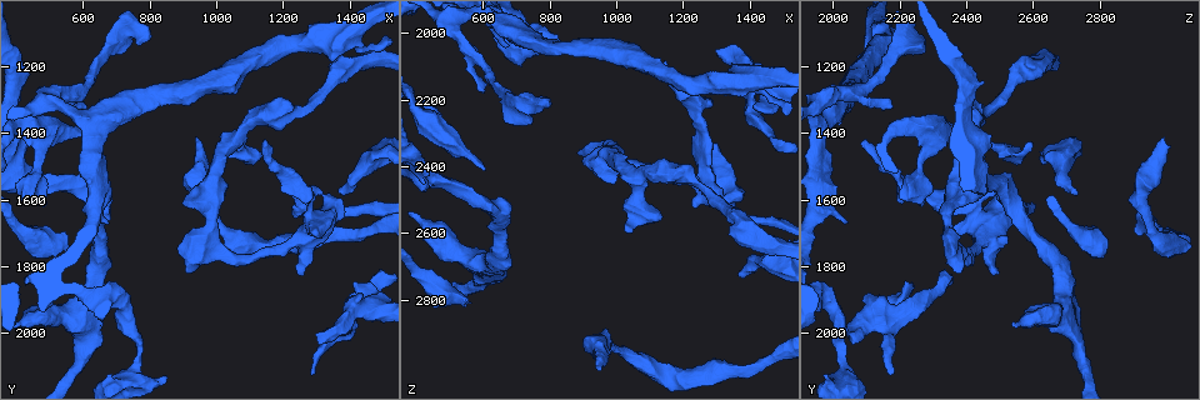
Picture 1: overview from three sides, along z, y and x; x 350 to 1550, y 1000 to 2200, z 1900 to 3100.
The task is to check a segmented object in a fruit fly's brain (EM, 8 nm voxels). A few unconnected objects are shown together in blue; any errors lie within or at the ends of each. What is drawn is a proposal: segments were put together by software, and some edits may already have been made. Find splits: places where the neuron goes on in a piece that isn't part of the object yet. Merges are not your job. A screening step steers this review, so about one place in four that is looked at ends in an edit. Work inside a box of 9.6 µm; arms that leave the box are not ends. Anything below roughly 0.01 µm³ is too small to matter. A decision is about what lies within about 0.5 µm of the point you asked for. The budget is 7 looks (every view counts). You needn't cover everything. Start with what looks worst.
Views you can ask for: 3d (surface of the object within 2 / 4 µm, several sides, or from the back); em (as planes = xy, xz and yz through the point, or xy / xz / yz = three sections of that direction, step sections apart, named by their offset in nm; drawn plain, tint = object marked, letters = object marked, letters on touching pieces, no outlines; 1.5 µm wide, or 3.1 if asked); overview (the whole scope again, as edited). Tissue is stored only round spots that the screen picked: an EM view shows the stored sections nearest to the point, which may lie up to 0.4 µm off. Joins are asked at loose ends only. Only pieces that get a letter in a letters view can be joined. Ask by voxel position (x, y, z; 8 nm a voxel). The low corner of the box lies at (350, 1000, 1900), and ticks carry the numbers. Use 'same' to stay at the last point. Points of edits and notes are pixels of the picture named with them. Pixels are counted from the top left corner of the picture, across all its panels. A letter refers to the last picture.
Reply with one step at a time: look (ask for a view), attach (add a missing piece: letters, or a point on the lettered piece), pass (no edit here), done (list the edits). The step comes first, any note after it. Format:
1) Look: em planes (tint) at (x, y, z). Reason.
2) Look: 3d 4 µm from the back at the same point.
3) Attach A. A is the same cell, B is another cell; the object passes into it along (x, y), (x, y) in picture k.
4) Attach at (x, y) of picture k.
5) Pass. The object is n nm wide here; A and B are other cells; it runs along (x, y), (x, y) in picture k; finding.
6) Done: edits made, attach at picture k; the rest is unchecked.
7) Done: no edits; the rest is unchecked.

Look: 3d 2 µm at (550, 1750, 2810).

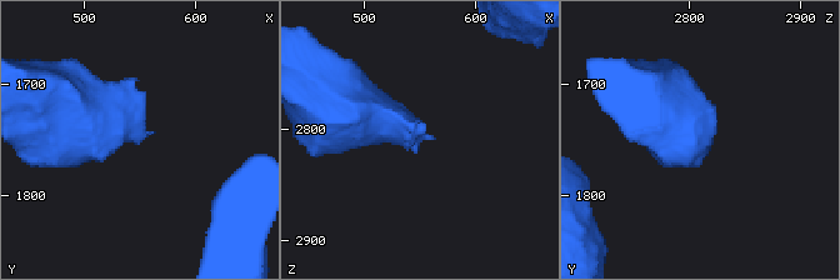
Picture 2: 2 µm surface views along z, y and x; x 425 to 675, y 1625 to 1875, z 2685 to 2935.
Look: em yz step 8 (letters) at (550, 1752, 2810).

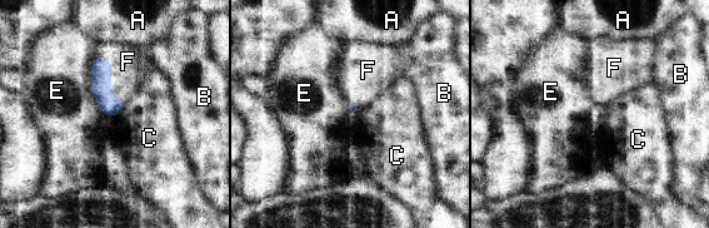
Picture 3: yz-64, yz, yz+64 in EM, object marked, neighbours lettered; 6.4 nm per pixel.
Look: em planes (letters) at the same point.

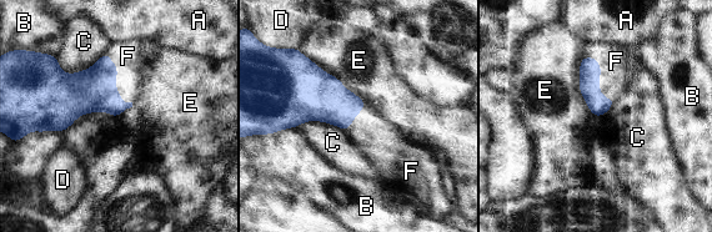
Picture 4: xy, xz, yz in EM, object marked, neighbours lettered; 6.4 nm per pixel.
Attach F. F is the same cell, A, B, C, D and E are other cells; it goes on there.

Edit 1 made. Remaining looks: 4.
Look: em planes (letters) at (1370, 1560, 2730). An open end.

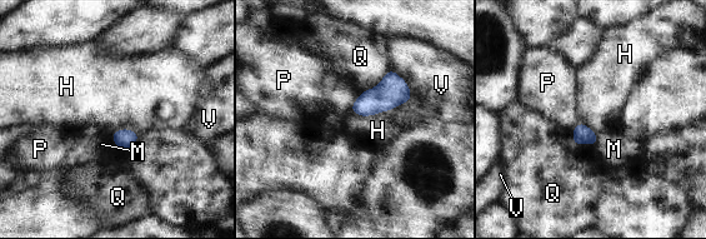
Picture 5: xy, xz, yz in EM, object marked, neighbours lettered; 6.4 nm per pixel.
Pass. H, M, P, Q and V are other cells; no lettered piece goes on from it.

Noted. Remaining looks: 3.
Look: 3d 4 µm from the back at (950, 1420, 3000). Stops while still wide.

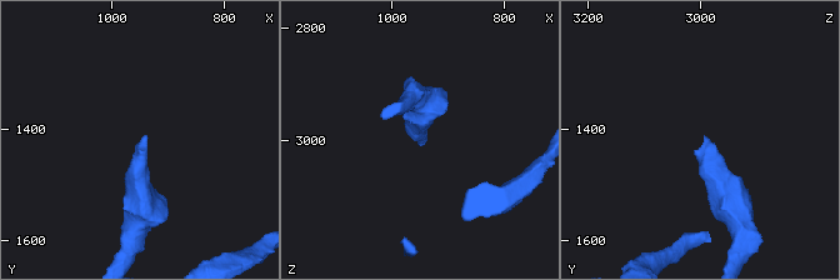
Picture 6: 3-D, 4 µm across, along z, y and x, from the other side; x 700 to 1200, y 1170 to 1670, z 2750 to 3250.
Look: em planes (letters) at (945, 1420, 3000).

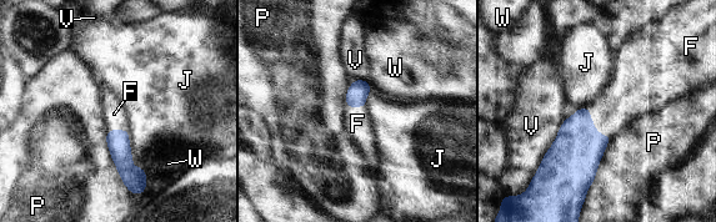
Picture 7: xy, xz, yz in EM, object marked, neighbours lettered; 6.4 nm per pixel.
Attach F. F is the same cell, J, P, V and W are other cells; the object passes into it along (574, 157), (594, 125), (624, 100) in picture 7; the neuron continues.

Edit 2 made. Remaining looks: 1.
Done: edits made, attach at picture 4, attach at picture 7; the rest is unchecked.

